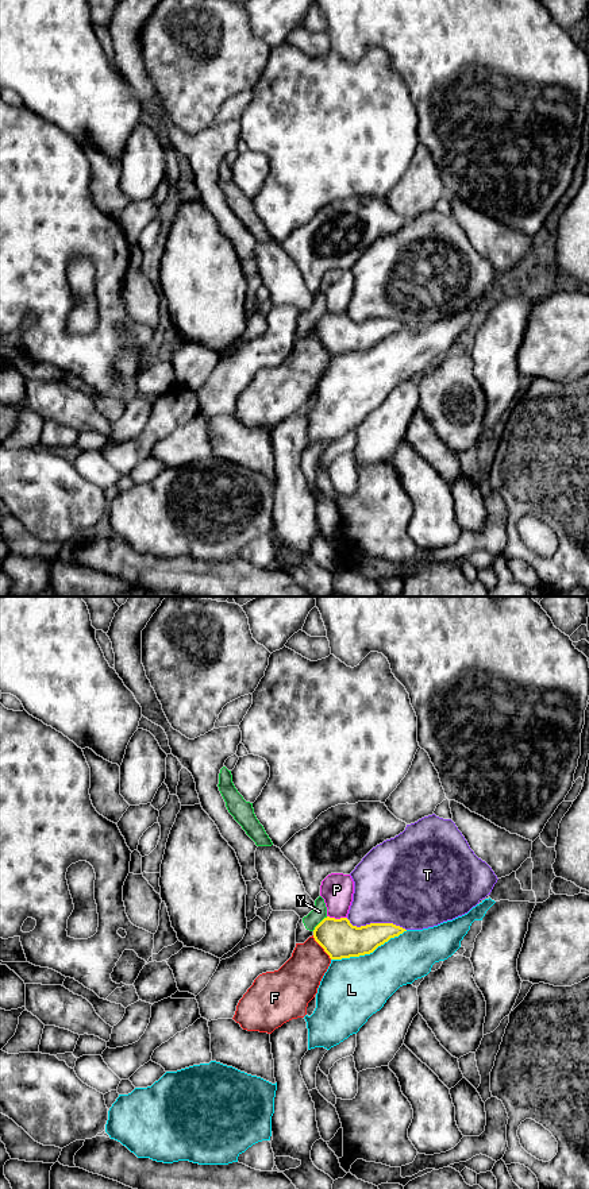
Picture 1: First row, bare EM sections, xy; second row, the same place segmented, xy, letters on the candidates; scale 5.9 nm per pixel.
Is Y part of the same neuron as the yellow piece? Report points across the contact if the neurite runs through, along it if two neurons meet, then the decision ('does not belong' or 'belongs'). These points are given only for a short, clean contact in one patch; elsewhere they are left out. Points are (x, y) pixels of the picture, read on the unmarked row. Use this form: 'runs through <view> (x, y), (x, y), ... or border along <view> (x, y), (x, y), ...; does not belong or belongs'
border along xy (327, 312), (312, 325); does not belong

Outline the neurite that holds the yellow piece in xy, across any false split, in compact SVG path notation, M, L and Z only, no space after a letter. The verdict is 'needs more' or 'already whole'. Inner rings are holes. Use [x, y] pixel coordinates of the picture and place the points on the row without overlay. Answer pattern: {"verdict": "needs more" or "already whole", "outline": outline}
{"verdict": "already whole", "outline": "M324 313L313 325L315 336L331 355L359 352L373 348L390 333L407 327L393 319L353 321L347 313Z"}

